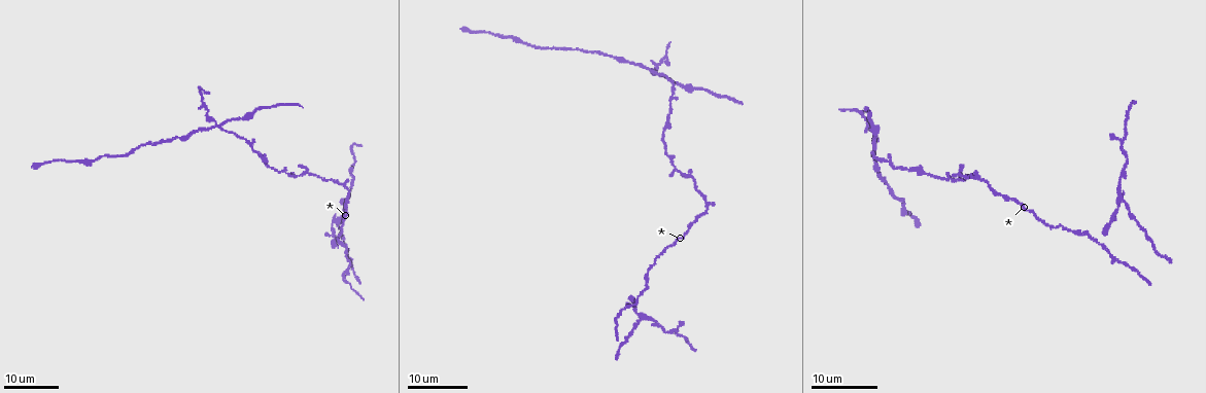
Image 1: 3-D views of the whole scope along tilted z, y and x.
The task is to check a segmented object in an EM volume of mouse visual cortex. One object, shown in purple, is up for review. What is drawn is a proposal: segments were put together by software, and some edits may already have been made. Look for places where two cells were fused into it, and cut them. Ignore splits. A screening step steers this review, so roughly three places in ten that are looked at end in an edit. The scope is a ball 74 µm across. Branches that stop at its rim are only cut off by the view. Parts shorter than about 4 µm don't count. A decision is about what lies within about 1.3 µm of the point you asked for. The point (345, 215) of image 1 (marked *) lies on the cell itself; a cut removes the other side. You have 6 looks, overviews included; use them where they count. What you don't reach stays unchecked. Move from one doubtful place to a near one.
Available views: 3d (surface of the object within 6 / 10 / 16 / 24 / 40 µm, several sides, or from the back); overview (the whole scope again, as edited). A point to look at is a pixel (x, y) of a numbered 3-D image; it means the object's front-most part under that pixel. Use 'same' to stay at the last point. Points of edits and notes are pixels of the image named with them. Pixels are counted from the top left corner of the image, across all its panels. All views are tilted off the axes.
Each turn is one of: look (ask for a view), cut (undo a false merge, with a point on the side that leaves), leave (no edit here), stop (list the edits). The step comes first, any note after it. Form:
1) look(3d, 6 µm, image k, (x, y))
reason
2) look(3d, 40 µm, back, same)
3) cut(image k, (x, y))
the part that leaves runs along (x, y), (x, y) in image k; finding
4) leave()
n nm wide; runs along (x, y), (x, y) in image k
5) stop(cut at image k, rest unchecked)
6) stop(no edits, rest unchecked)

look(3d, 16 µm, image 1, (692, 176))
side arm on a straight run

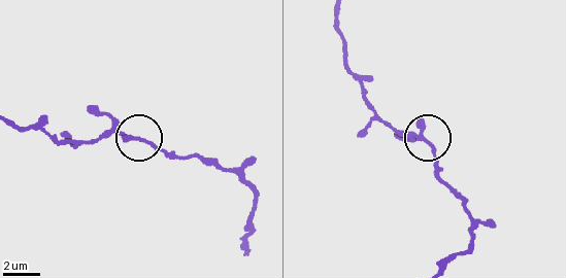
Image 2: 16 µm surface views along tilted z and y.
look(3d, 6 µm, image 2, (423, 141))
zoom in

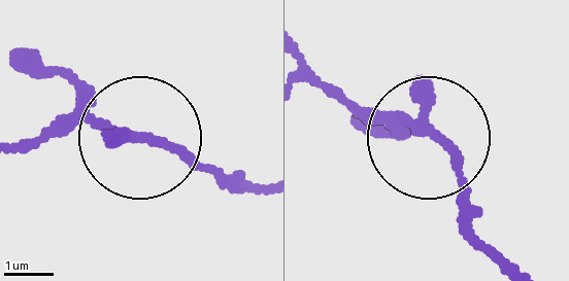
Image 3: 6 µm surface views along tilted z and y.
leave()
3 arms; runs along (497, 257), (441, 144), (342, 99) in image 3; all the same cell

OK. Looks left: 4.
look(3d, 24 µm, image 1, (658, 65))
three-way junction

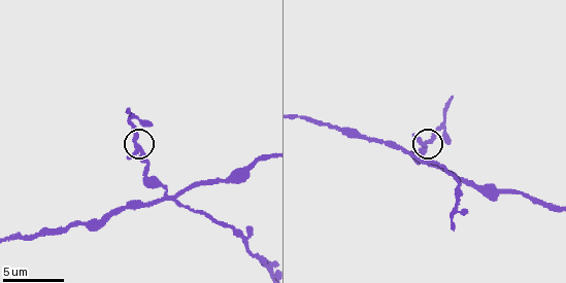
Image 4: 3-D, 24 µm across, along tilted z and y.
look(3d, 6 µm, image 4, (136, 141))

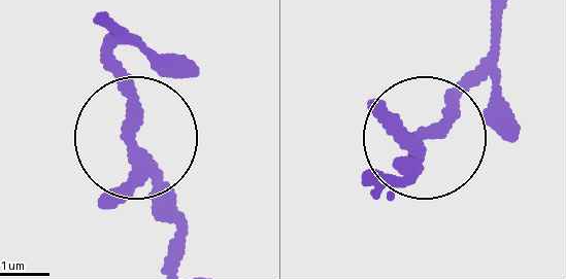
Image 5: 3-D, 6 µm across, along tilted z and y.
leave()
all the same cell

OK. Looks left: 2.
look(3d, 16 µm, image 4, (172, 197))
looks like a crossing

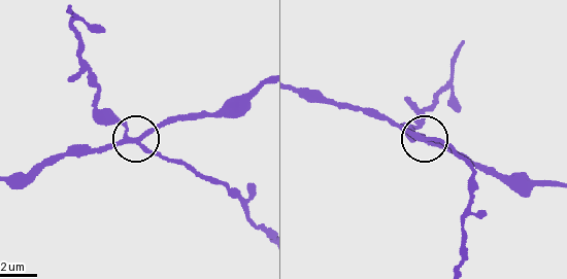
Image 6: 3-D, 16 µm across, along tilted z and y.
look(3d, 16 µm, back, image 6, (422, 141))

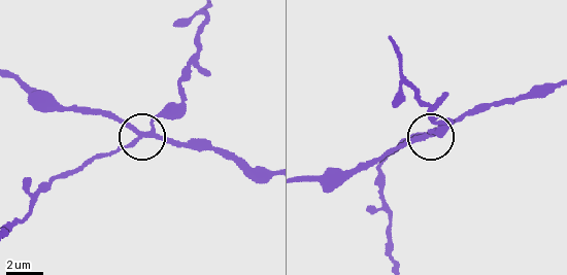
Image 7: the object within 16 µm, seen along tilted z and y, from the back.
cut(image 7, (174, 141))
4 arms; the part that leaves runs along (148, 135), (203, 146), (267, 170) in image 7; a second cell is stuck on

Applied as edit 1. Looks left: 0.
stop(cut at image 7, rest unchecked)

